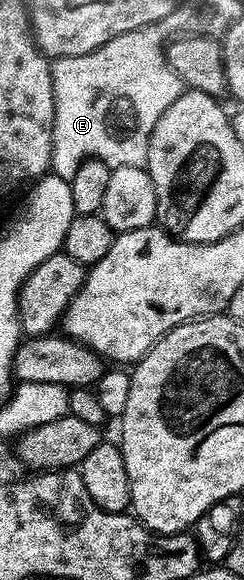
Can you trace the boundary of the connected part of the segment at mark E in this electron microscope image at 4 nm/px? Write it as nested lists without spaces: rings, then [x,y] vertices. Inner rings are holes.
[[[160,23],[150,25],[149,27],[141,27],[137,31],[125,31],[125,35],[117,35],[117,39],[109,39],[109,43],[105,43],[97,51],[93,51],[89,55],[81,55],[80,57],[56,57],[51,61],[51,78],[53,79],[53,89],[55,95],[55,123],[54,123],[54,149],[51,156],[50,172],[56,173],[58,177],[70,178],[77,175],[77,167],[81,167],[83,161],[96,160],[104,161],[109,166],[116,165],[141,165],[146,166],[147,152],[149,151],[149,141],[151,132],[155,124],[165,111],[175,102],[178,97],[185,92],[185,86],[173,71],[173,67],[169,67],[167,62],[166,48],[169,44],[169,36],[167,37],[166,24]]]

